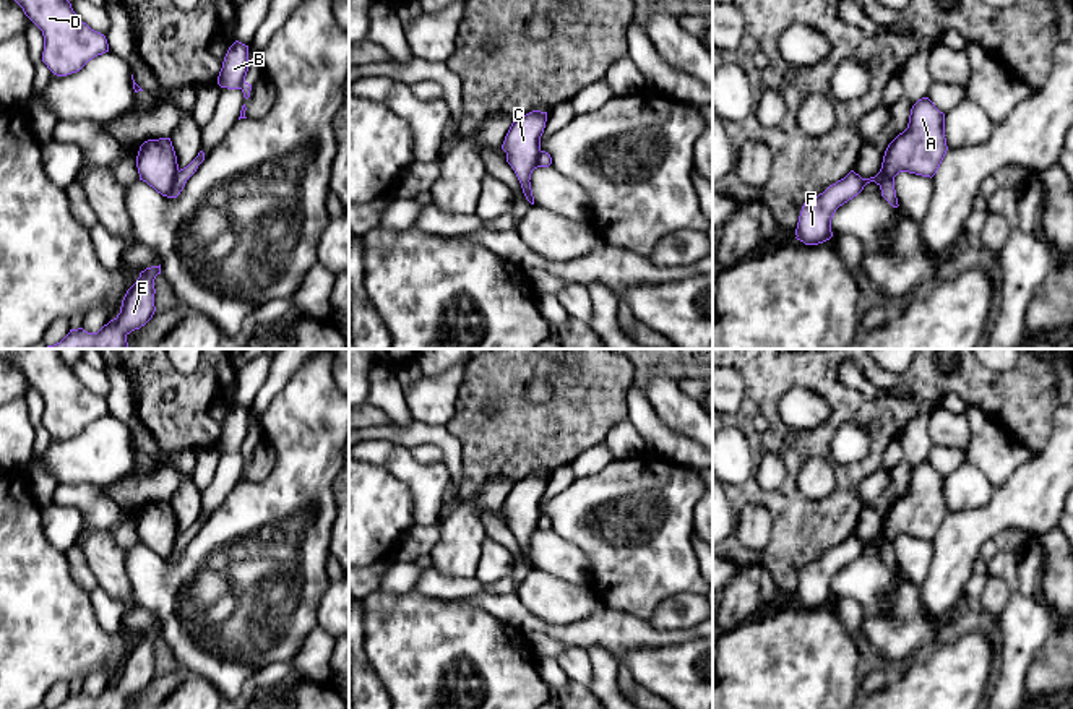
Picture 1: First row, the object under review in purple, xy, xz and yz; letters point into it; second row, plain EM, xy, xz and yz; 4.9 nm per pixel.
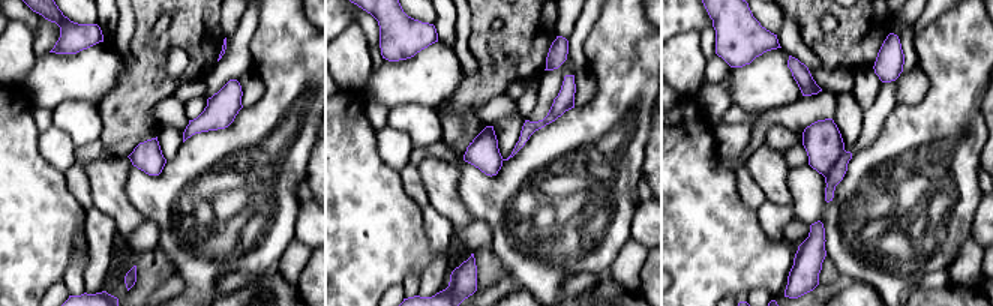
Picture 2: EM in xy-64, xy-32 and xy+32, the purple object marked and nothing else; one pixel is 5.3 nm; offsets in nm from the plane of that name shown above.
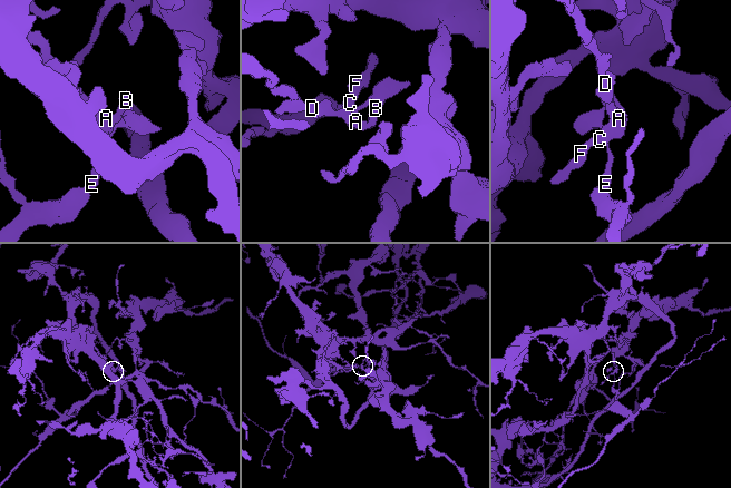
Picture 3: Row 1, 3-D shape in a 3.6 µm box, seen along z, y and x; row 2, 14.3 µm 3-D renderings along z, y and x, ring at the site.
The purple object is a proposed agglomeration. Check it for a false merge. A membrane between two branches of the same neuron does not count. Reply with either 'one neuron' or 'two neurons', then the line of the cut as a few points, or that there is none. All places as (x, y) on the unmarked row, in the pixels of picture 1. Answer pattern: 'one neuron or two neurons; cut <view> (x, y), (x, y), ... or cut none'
two neurons; cut xy (179, 534), (172, 552), (166, 558)

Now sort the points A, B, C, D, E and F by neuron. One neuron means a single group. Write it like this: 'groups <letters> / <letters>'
groups A B C D F / E

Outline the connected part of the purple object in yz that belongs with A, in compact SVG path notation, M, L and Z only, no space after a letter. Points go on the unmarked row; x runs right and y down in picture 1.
M929 461L919 462L909 479L907 492L886 511L881 532L875 540L862 542L851 534L818 560L804 566L795 602L818 608L833 600L831 582L839 569L857 560L870 545L880 548L883 539L894 542L899 535L933 540L948 514L945 477Z

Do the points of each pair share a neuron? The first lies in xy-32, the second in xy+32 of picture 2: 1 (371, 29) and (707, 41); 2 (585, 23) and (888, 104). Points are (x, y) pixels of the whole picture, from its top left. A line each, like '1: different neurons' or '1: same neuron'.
1: same neuron
2: same neuron

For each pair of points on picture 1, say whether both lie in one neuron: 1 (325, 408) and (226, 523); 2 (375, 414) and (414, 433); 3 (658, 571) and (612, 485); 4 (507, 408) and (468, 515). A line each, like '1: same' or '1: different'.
1: same
2: different
3: same
4: different

